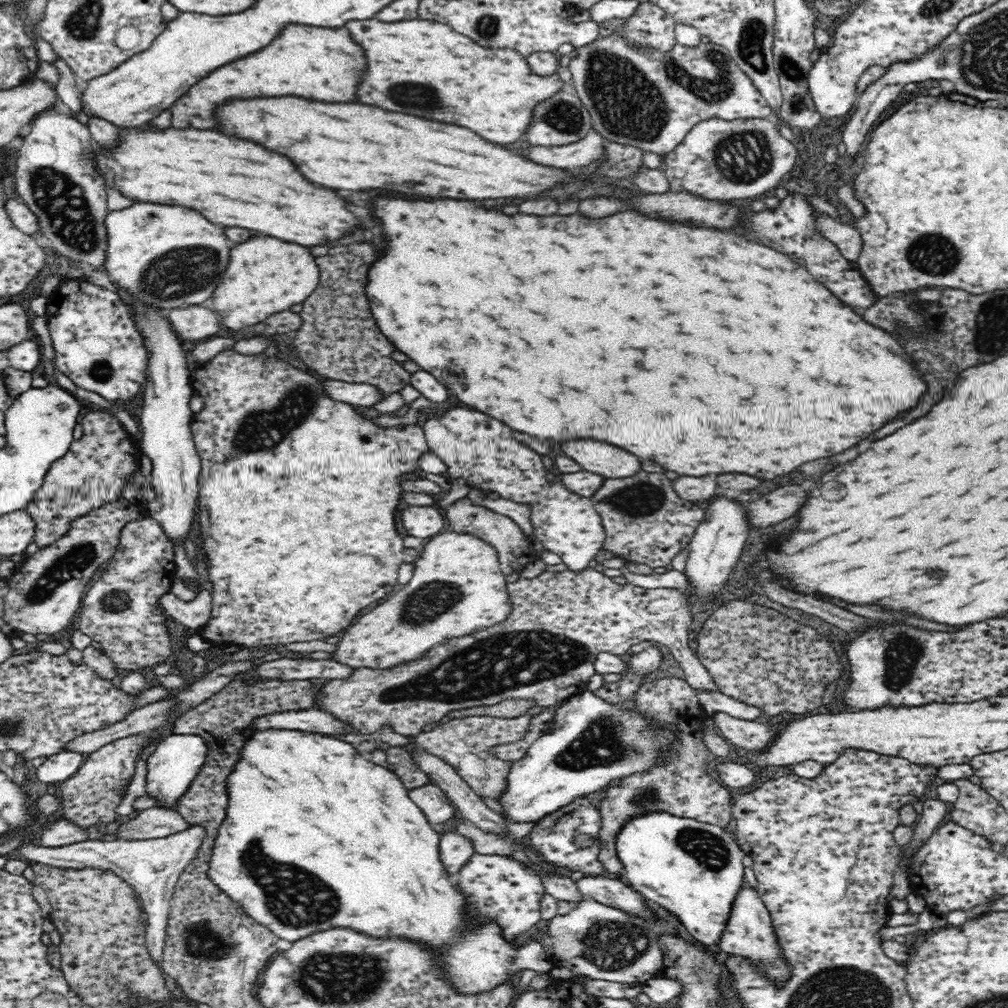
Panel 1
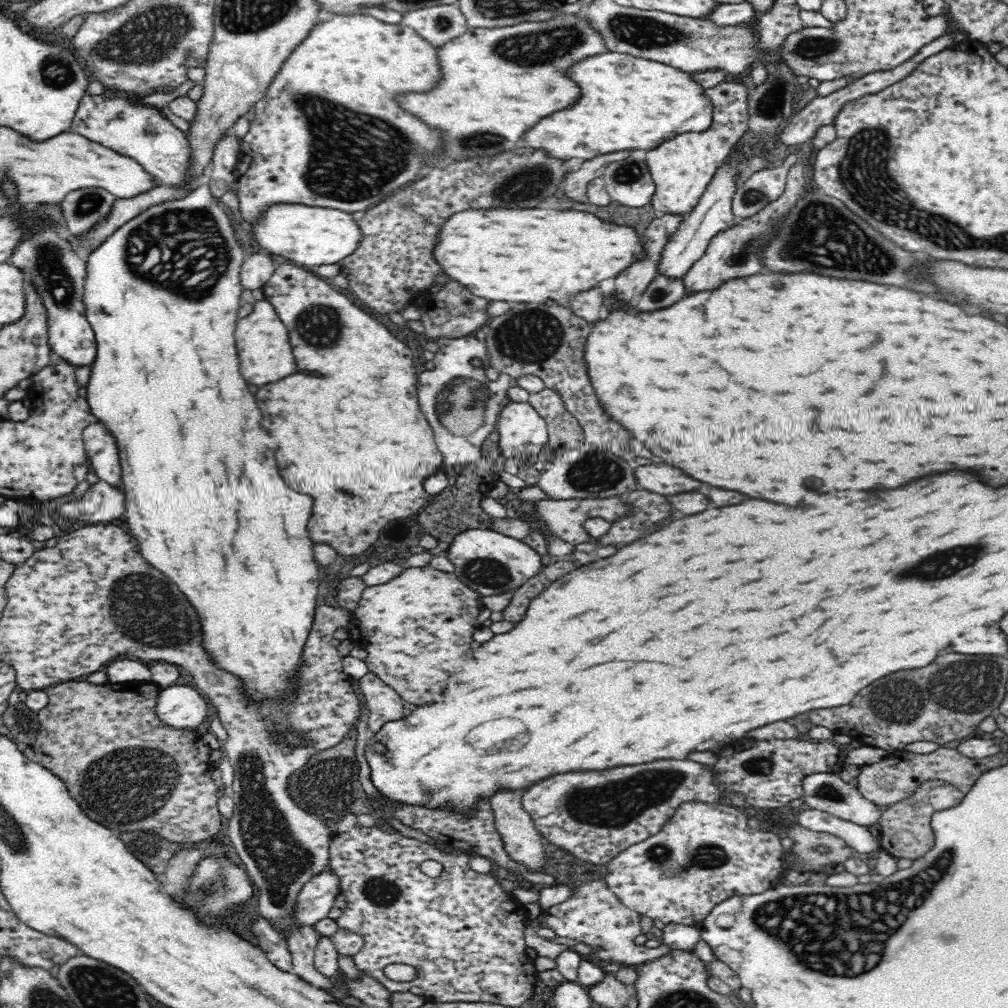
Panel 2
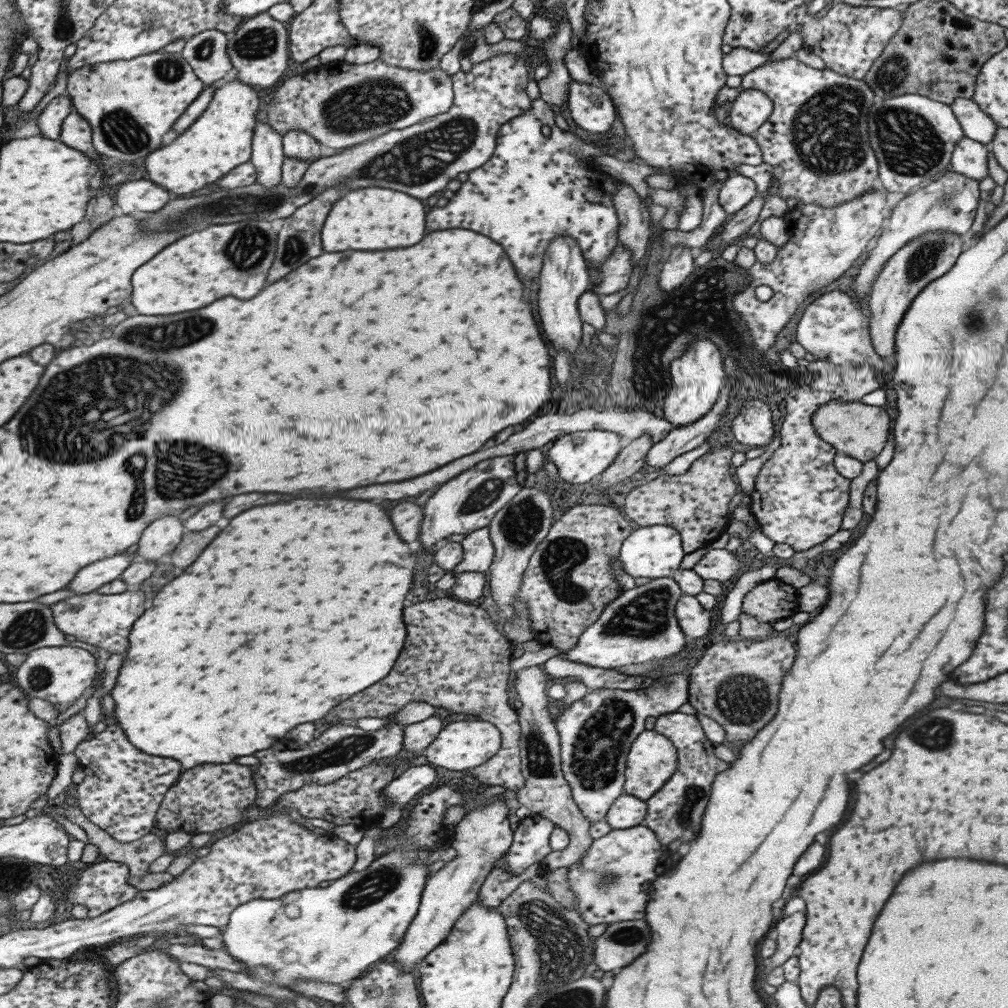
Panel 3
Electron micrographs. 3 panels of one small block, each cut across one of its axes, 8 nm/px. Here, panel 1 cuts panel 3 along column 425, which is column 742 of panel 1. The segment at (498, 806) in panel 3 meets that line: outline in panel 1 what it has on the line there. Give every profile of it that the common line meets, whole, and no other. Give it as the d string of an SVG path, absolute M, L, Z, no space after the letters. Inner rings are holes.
M742 881L736 891L731 902L728 920L725 922L717 945L726 953L744 955L744 957L756 961L758 967L766 973L768 979L786 978L786 974L788 974L786 972L787 966L780 964L780 960L782 960L780 958L781 950L778 948L776 937L772 930L768 909L764 901L762 901L760 893L746 882ZM774 960L778 964L774 964Z

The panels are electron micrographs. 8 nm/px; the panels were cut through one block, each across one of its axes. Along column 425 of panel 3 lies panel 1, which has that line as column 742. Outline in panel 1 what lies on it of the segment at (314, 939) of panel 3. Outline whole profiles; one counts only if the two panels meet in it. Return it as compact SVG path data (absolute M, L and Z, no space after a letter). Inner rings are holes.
M654 810L654 812L633 814L624 821L616 835L615 851L624 868L626 882L629 882L630 886L676 915L702 946L707 948L717 946L722 929L728 920L731 902L744 875L742 858L745 852L733 835L718 825L676 816L666 810Z

